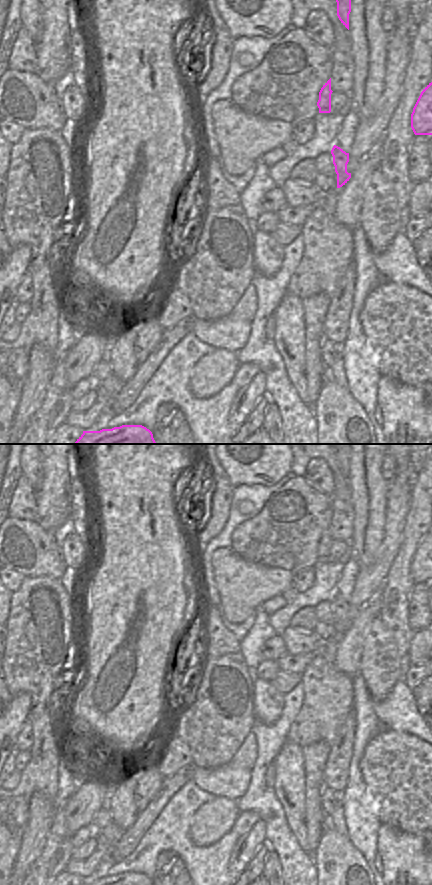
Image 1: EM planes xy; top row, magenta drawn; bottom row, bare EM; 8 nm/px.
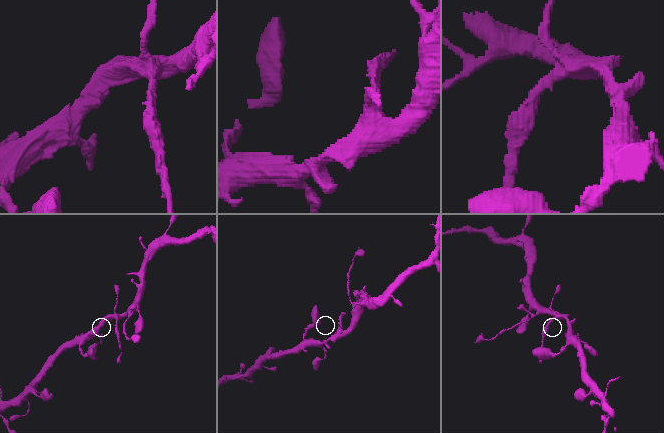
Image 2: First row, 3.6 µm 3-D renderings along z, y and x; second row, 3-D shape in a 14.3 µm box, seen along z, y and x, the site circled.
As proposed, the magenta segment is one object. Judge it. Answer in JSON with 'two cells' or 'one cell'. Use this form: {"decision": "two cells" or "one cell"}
{"decision": "one cell"}

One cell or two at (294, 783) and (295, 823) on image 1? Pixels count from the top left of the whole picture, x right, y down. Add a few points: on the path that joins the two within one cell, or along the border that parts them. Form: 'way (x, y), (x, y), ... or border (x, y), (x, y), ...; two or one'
way (294, 793), (295, 813); one

